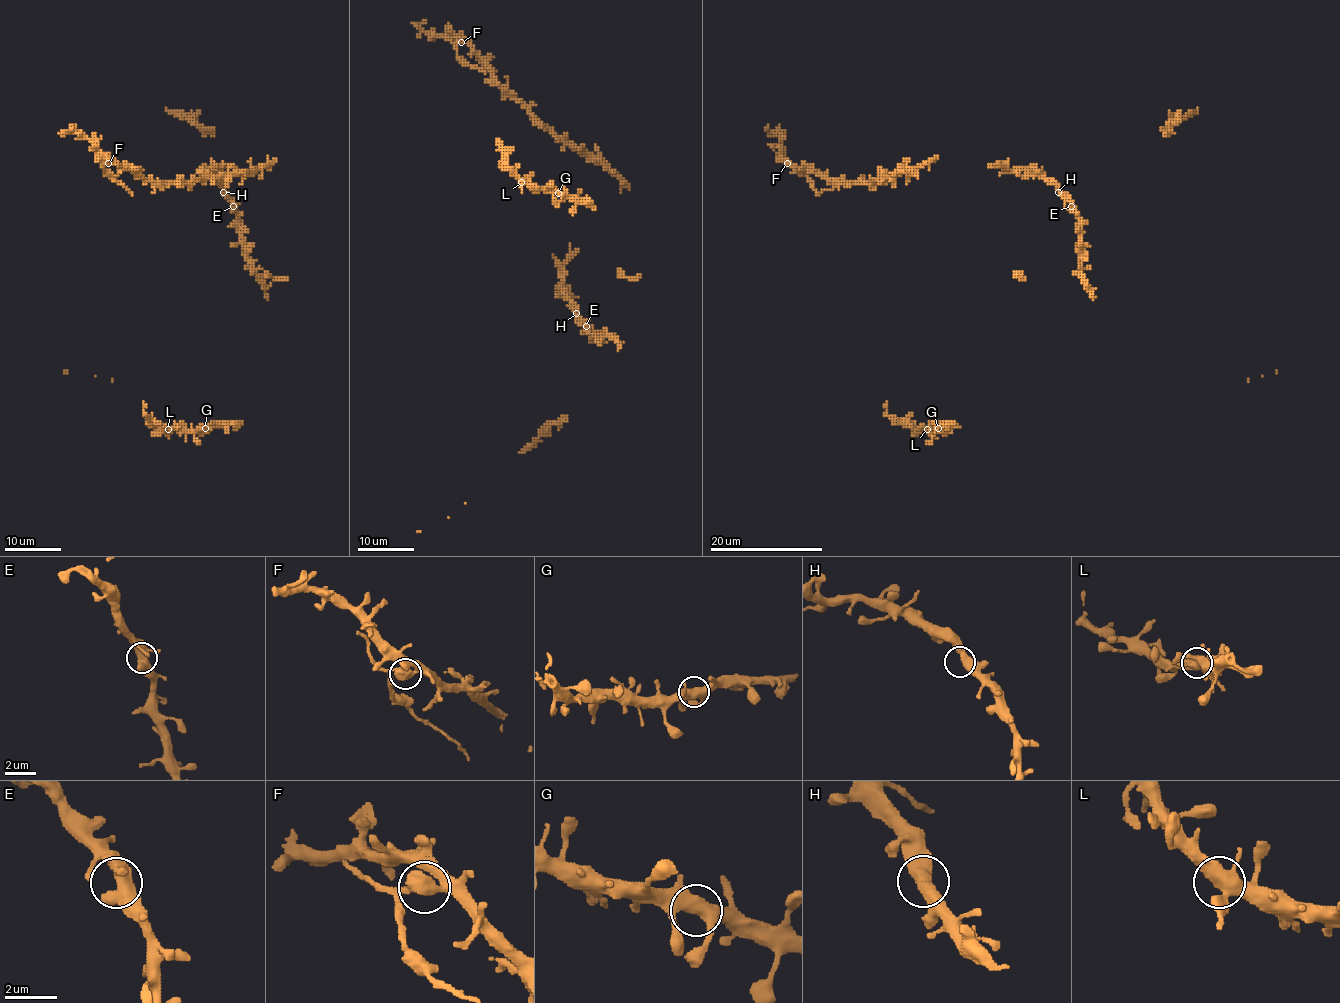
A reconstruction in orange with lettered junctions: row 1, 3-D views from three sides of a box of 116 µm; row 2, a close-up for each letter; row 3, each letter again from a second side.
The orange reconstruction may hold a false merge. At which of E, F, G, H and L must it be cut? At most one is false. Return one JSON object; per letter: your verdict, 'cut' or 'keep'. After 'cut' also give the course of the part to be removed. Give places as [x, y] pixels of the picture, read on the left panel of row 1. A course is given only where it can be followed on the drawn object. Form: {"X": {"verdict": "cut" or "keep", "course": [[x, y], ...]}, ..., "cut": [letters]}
{"E": {"verdict": "keep"}, "F": {"verdict": "cut", "course": [[109, 164], [103, 164], [104, 172], [131, 195]]}, "G": {"verdict": "keep"}, "H": {"verdict": "keep"}, "L": {"verdict": "keep"}, "cut": ["F"]}

